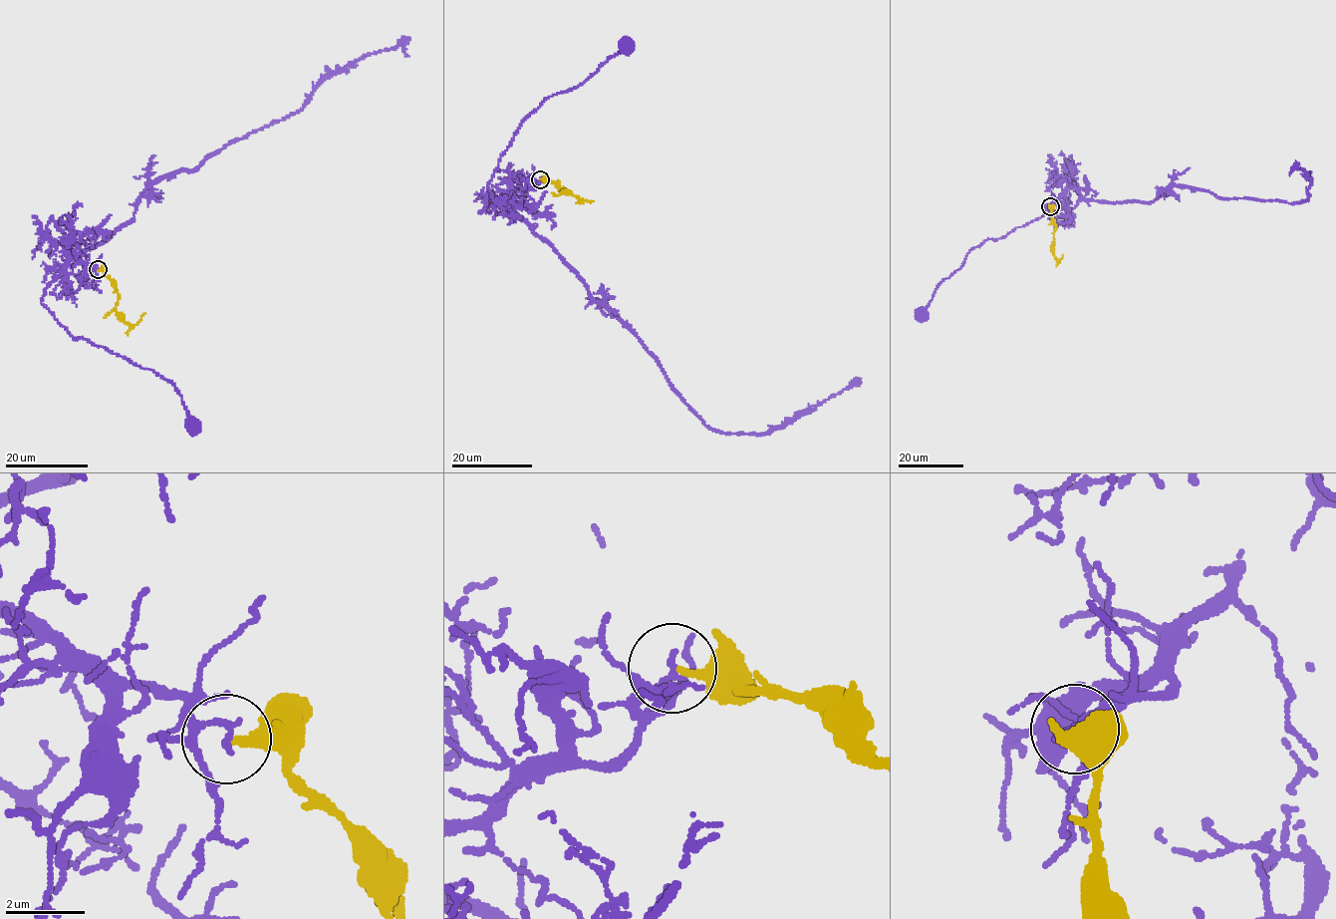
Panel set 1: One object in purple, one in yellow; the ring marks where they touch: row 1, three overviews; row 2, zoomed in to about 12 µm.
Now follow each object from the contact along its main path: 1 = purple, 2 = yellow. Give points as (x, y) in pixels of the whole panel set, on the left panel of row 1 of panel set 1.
1: (98, 270), (71, 256), (65, 243), (65, 268), (42, 304), (73, 338), (168, 380), (195, 424)
2: (98, 270), (110, 279), (119, 293), (117, 313), (127, 323), (135, 325), (144, 312)

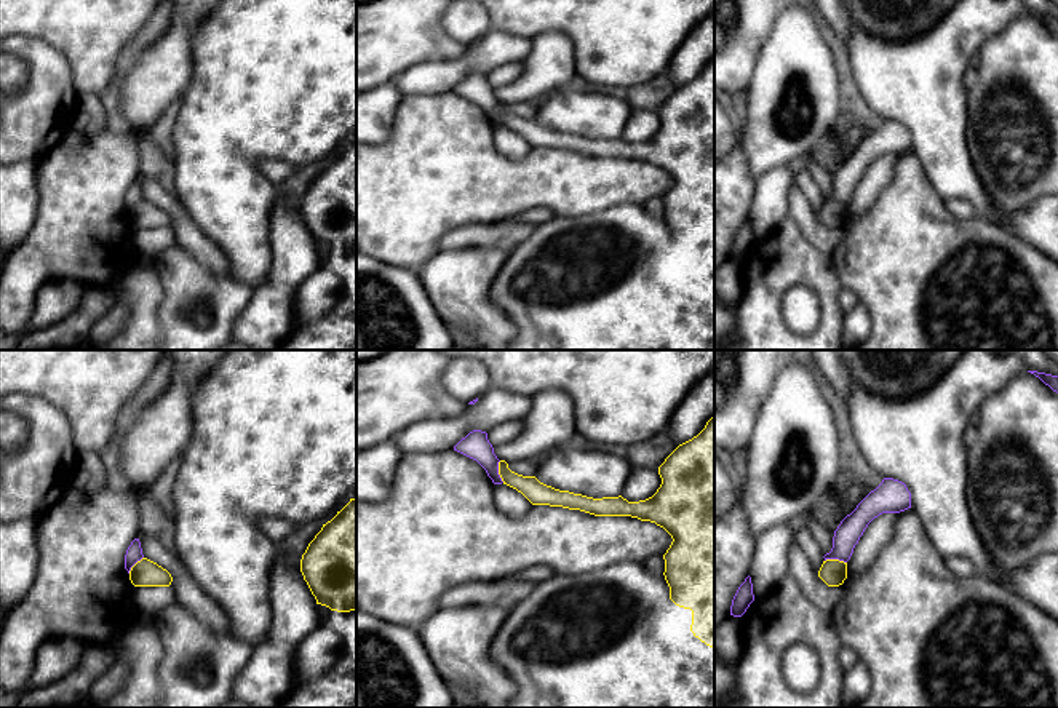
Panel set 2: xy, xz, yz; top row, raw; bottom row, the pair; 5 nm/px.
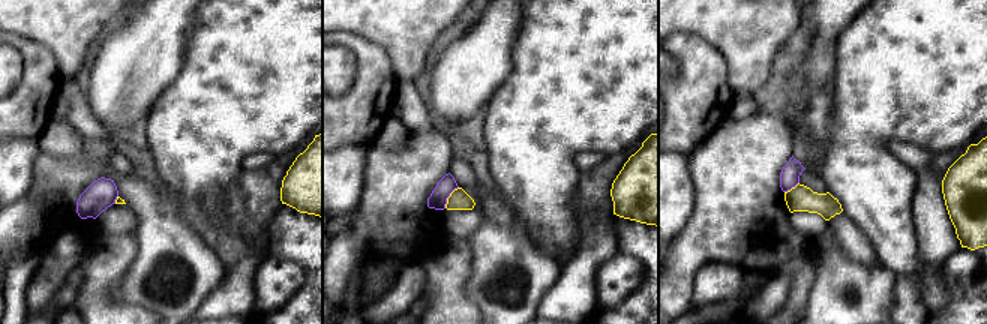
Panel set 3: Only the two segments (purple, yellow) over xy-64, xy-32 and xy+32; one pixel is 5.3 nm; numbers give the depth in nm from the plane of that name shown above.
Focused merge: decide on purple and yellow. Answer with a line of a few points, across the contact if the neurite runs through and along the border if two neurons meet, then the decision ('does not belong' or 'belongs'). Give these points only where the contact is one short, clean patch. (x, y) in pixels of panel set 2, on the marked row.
xz (499, 461), (499, 477), (504, 481) | does not belong

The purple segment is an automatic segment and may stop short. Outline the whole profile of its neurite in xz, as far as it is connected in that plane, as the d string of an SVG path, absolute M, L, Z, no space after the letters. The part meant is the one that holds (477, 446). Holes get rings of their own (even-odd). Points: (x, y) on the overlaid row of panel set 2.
M481 430L470 432L465 438L462 438L454 451L476 460L492 479L494 484L502 484L502 478L499 475L499 459L494 454L494 447L487 440L487 433Z

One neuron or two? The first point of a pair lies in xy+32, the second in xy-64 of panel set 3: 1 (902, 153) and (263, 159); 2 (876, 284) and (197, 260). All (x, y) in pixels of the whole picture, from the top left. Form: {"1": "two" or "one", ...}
{"1": "one", "2": "one"}

